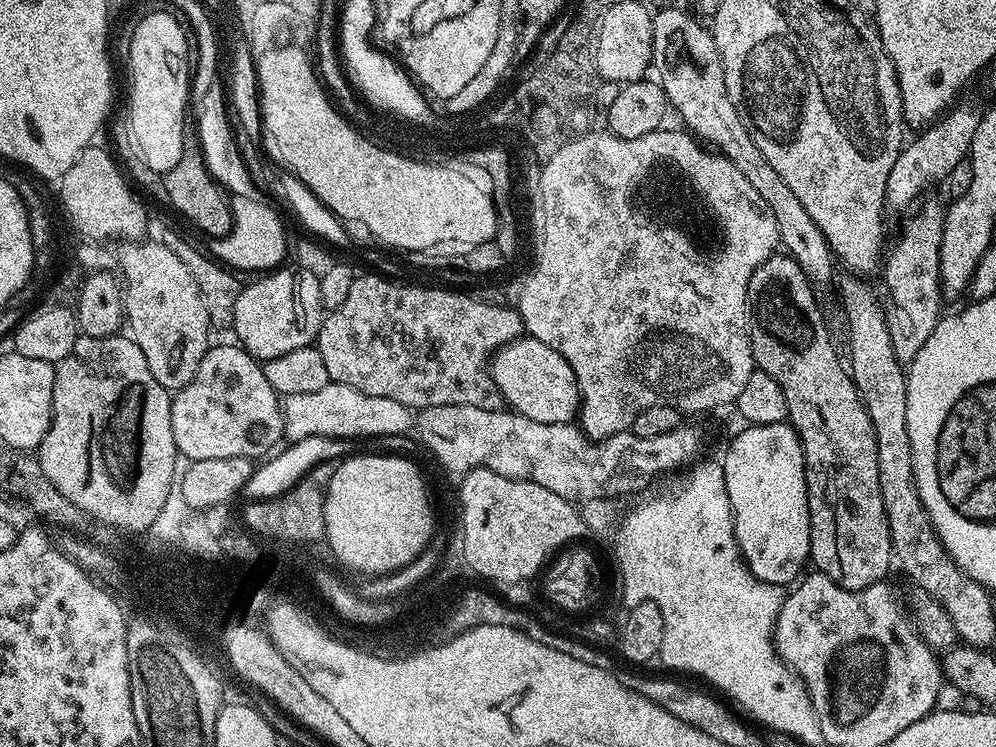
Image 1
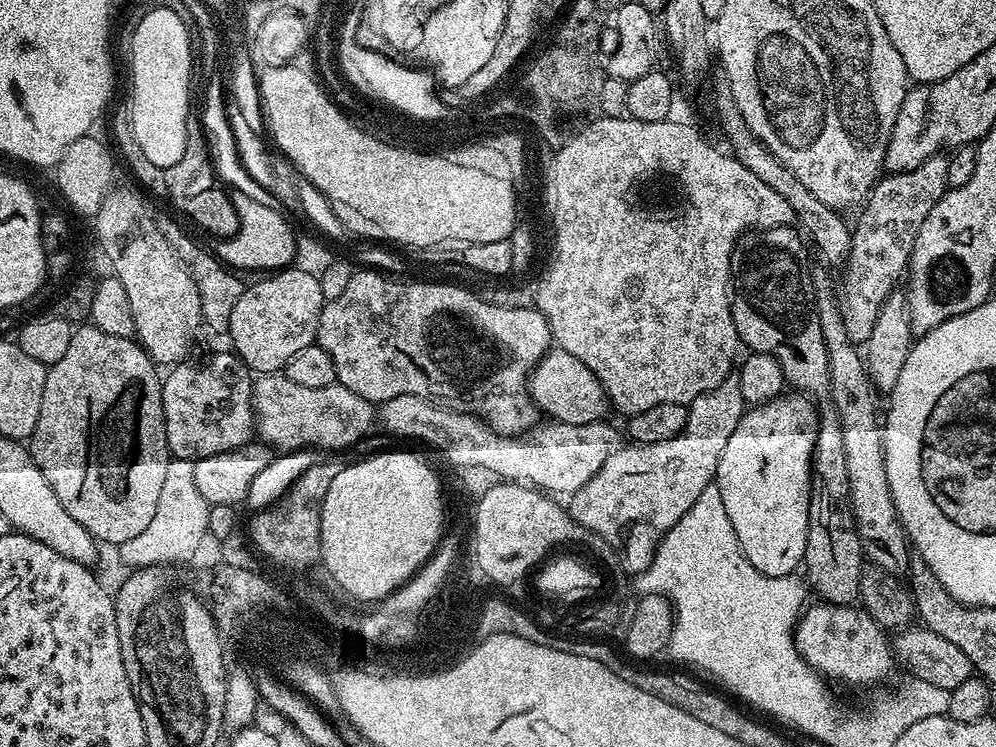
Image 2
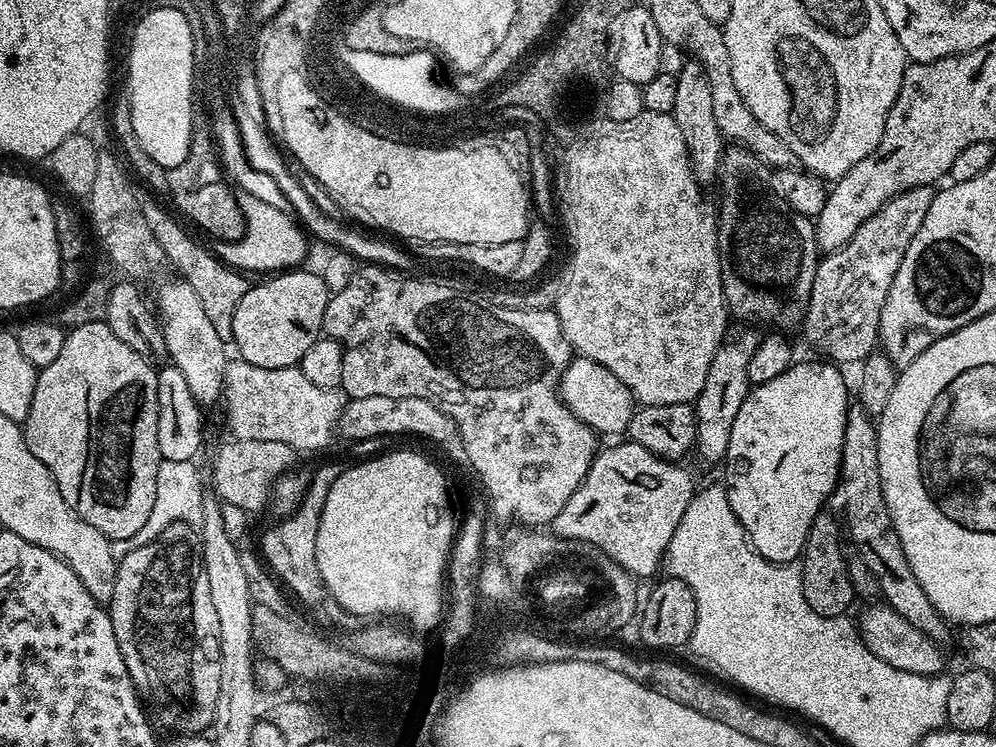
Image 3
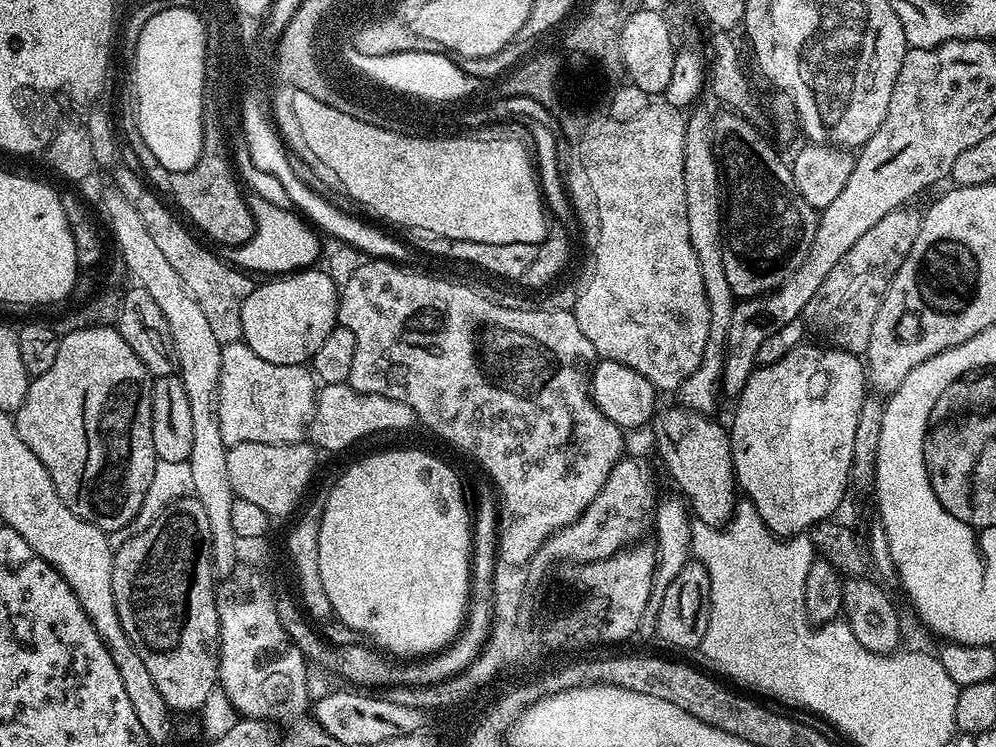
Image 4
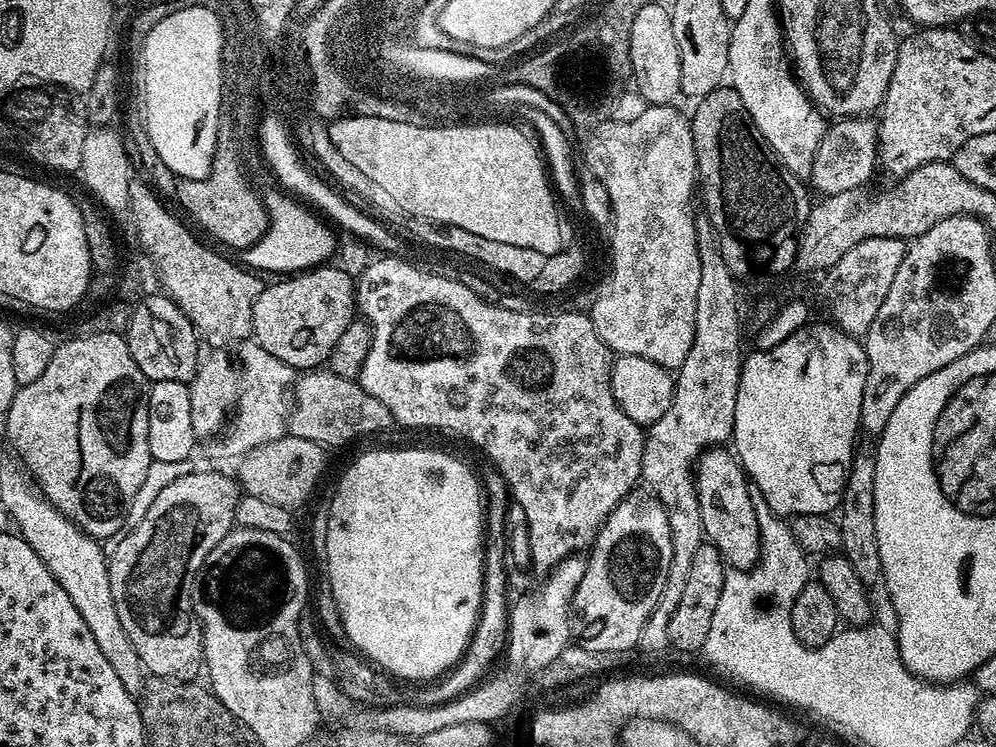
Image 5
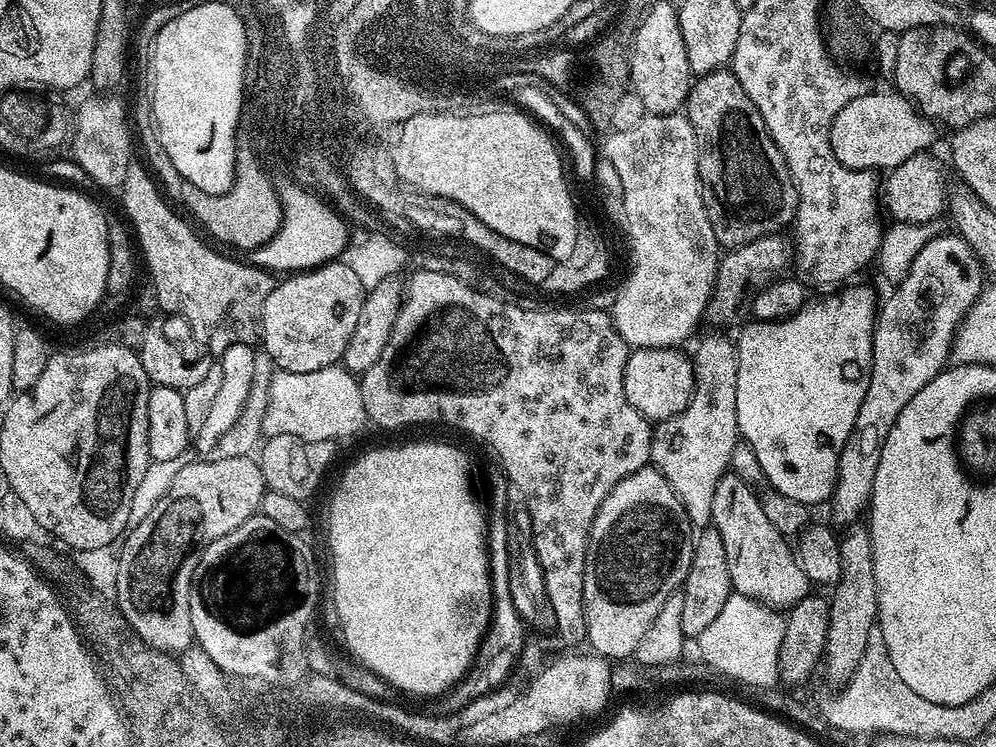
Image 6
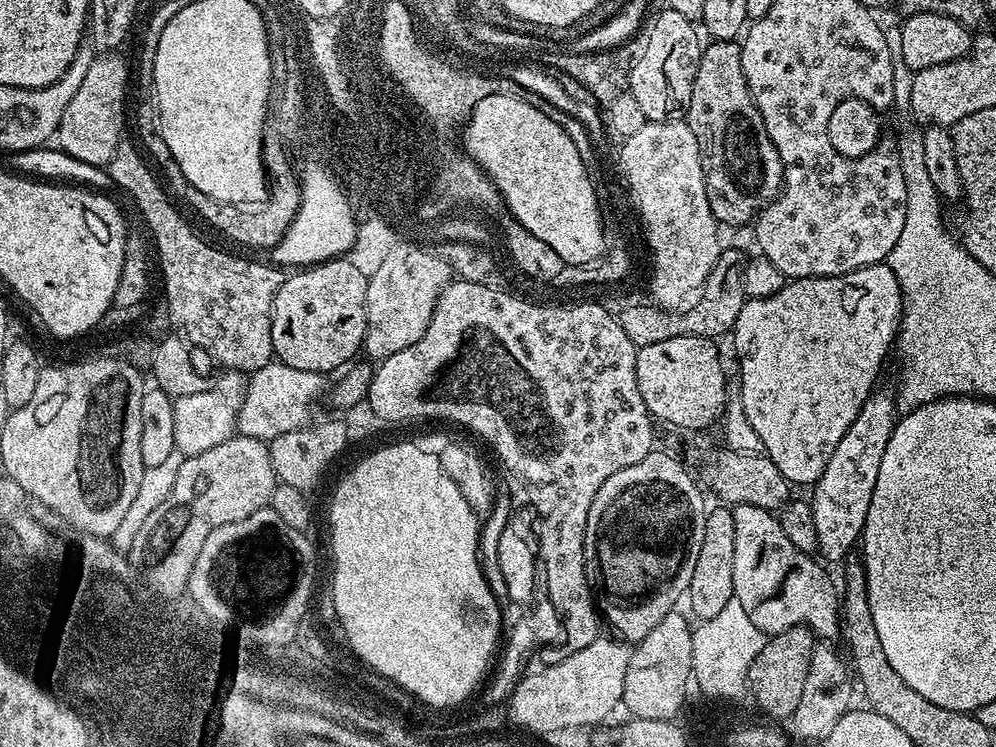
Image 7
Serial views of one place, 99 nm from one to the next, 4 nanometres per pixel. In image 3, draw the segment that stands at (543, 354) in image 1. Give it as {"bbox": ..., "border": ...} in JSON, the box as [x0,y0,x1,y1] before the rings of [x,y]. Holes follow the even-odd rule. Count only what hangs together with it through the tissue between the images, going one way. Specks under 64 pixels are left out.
{"bbox":[559,355,638,437],"border":[[[577,355],[571,363],[568,364],[567,370],[560,379],[559,389],[560,398],[564,401],[566,407],[568,407],[583,424],[590,426],[601,437],[623,437],[625,433],[627,433],[630,422],[632,421],[632,415],[636,413],[638,407],[628,387],[622,382],[618,382],[618,378],[614,378],[614,374],[610,374],[610,370],[606,370],[606,366],[602,366],[598,362],[594,362],[590,358],[586,358],[582,355]]]}

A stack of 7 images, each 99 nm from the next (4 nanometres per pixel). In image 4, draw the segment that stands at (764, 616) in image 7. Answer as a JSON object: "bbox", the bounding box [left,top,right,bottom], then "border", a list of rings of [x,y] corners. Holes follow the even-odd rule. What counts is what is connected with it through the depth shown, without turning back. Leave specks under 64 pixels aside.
{"bbox":[650,406,738,528],"border":[[[683,406],[676,408],[661,407],[650,421],[652,428],[652,444],[656,447],[656,452],[660,455],[662,463],[668,467],[668,472],[672,475],[674,483],[680,487],[679,495],[686,501],[691,515],[699,523],[709,524],[715,528],[727,525],[732,518],[732,513],[737,507],[738,499],[736,475],[732,469],[732,441],[729,433],[720,424],[715,424],[712,418],[701,412],[694,412]]]}

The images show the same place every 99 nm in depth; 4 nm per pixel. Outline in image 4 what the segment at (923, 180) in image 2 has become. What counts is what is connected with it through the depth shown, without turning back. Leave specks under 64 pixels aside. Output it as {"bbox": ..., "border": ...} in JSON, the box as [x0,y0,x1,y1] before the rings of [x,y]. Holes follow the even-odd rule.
{"bbox":[802,206,922,353],"border":[[[916,206],[895,208],[886,214],[886,218],[870,226],[870,230],[866,230],[866,234],[862,234],[862,238],[858,238],[842,258],[838,258],[838,266],[826,274],[826,282],[822,282],[814,298],[806,302],[802,323],[811,335],[813,332],[817,336],[813,336],[817,341],[841,348],[844,352],[867,353],[878,306],[882,306],[882,298],[894,274],[898,274],[902,262],[906,262],[914,238],[918,238],[922,212],[912,207]]]}

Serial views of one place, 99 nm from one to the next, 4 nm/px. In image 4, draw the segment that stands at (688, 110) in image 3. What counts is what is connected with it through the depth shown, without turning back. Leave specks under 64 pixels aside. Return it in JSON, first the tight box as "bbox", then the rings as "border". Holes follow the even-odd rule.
{"bbox":[678,108,738,414],"border":[[[699,108],[689,111],[686,116],[682,183],[686,186],[686,226],[690,229],[690,246],[694,246],[694,254],[698,258],[698,270],[702,270],[702,286],[706,290],[706,302],[710,308],[710,328],[702,362],[698,362],[698,370],[694,370],[694,374],[680,384],[678,397],[683,407],[712,414],[716,408],[716,395],[722,392],[720,375],[724,369],[726,330],[730,330],[730,314],[734,314],[738,297],[730,290],[726,266],[722,266],[724,198],[720,195],[720,171],[712,145],[713,117],[708,116],[706,109]]]}

